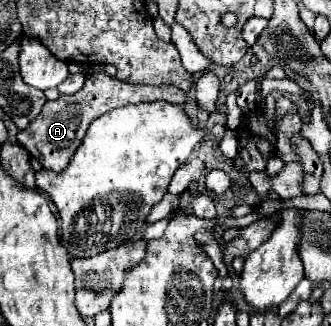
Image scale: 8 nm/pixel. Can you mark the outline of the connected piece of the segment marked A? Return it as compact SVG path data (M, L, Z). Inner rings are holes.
M92 73L86 85L78 93L60 95L56 101L46 101L40 115L26 129L18 131L18 143L24 145L30 151L30 155L42 163L44 169L62 173L68 167L72 155L76 153L80 141L84 139L88 125L100 115L122 105L158 101L158 99L170 101L174 105L184 105L186 97L188 95L182 89L176 89L174 85L132 85L116 77L108 77L106 73Z

